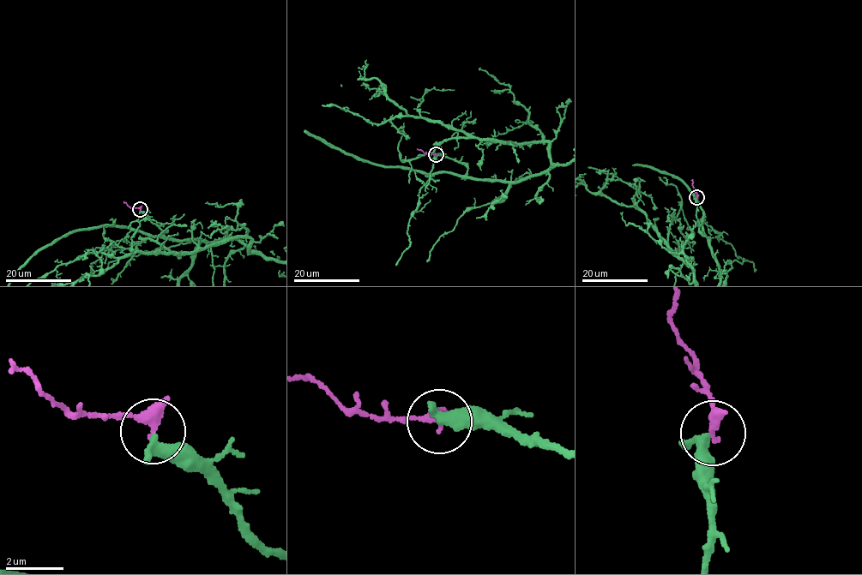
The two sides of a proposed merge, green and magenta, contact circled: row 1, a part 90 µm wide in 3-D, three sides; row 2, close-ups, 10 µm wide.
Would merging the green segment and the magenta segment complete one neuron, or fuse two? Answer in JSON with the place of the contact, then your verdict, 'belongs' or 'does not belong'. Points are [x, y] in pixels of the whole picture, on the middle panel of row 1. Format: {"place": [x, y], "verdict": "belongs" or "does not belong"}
{"place": [436, 154], "verdict": "belongs"}

